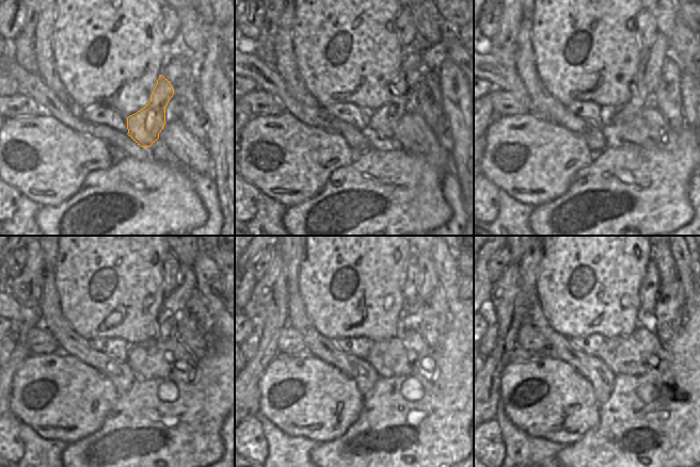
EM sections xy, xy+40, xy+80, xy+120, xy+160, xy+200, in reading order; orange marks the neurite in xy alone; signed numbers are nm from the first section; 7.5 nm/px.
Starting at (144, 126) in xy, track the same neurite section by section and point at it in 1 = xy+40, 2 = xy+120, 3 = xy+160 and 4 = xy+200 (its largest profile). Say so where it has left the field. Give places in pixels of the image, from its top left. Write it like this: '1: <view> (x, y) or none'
1: xy+40 (383, 122)
2: xy+120 (173, 303)
3: xy+160 (428, 280)
4: xy+200 (665, 262)

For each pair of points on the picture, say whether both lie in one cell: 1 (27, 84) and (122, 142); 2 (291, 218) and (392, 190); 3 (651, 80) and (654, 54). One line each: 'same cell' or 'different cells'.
1: same cell
2: same cell
3: same cell

